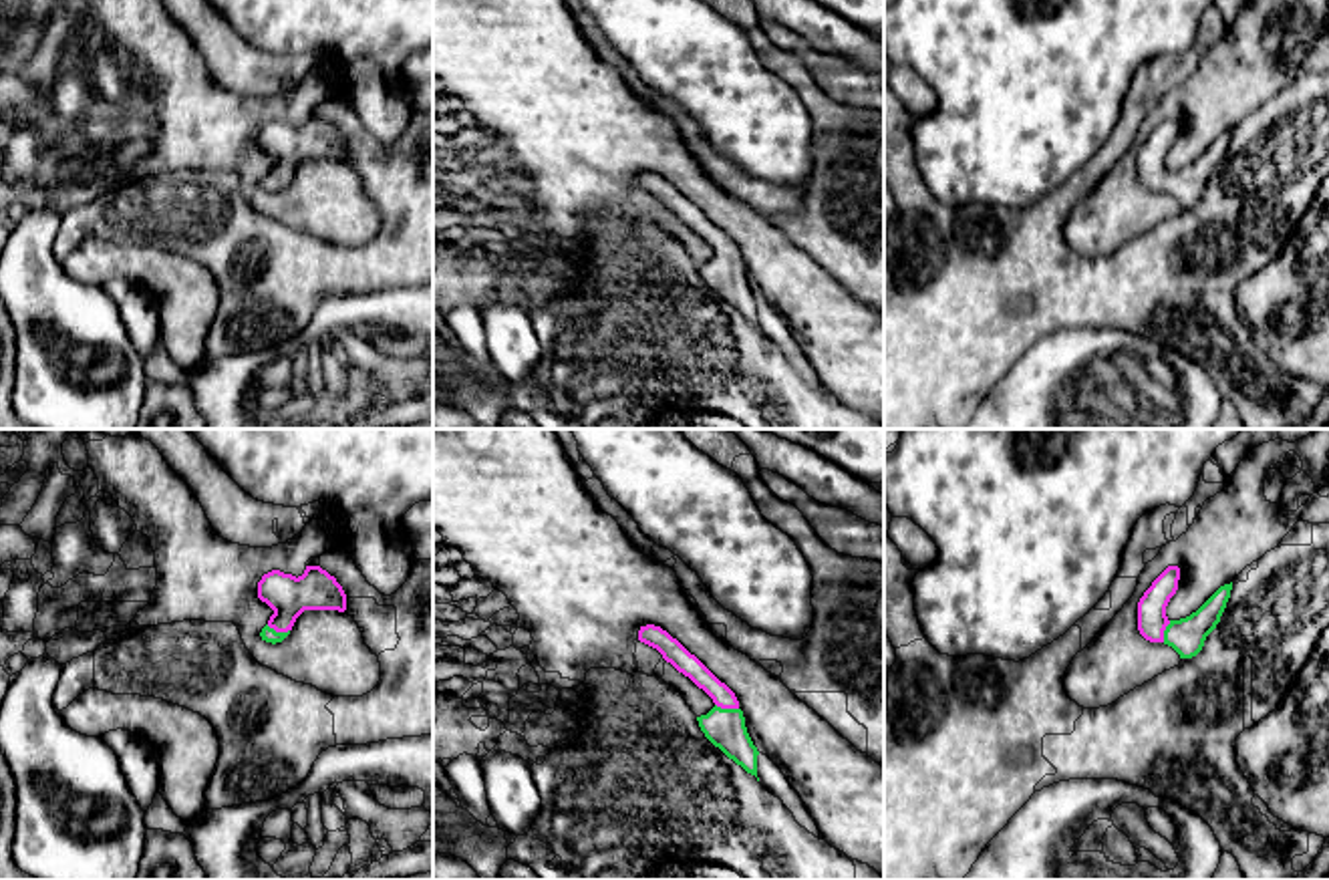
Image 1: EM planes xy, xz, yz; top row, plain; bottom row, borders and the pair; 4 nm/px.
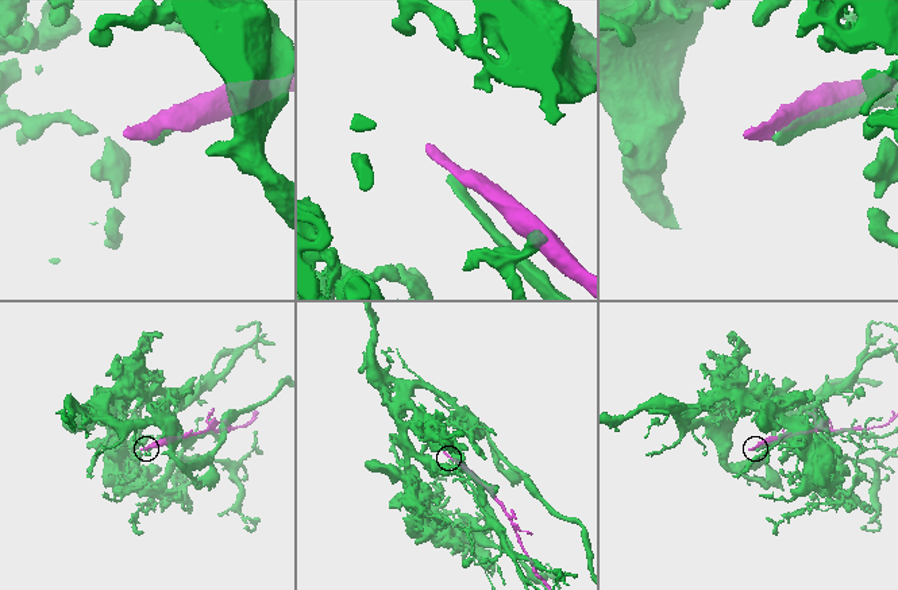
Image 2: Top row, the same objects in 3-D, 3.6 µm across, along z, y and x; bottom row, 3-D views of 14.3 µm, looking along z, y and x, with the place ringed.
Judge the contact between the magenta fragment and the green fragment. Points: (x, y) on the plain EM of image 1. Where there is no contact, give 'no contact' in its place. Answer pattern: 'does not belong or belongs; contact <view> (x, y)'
belongs; contact xz (727, 256)

